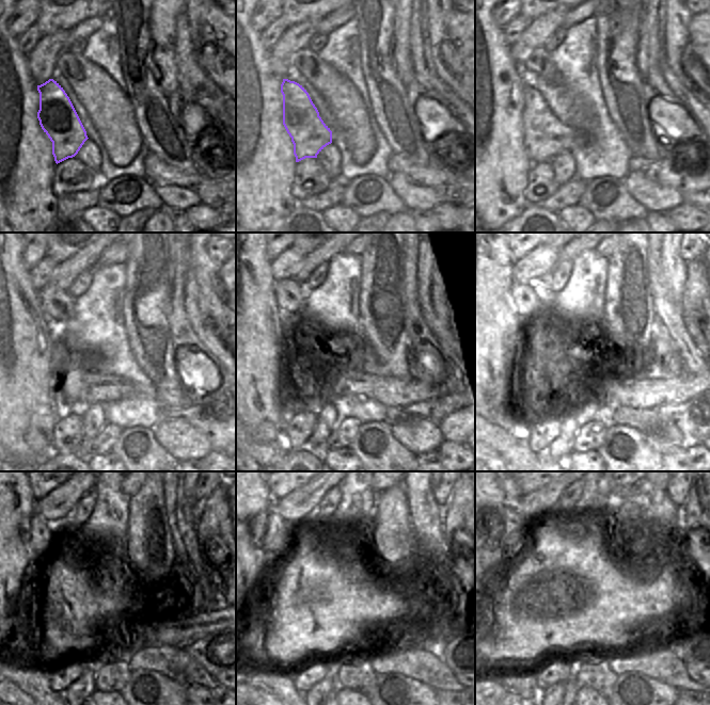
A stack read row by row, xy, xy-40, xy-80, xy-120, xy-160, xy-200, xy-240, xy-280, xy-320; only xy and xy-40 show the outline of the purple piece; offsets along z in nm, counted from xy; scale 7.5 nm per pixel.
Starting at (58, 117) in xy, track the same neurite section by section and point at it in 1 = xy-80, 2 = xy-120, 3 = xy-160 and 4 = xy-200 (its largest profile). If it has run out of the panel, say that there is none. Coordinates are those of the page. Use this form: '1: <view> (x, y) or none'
1: xy-80 (545, 135)
2: xy-120 (74, 380)
3: xy-160 (317, 385)
4: xy-200 (622, 389)

